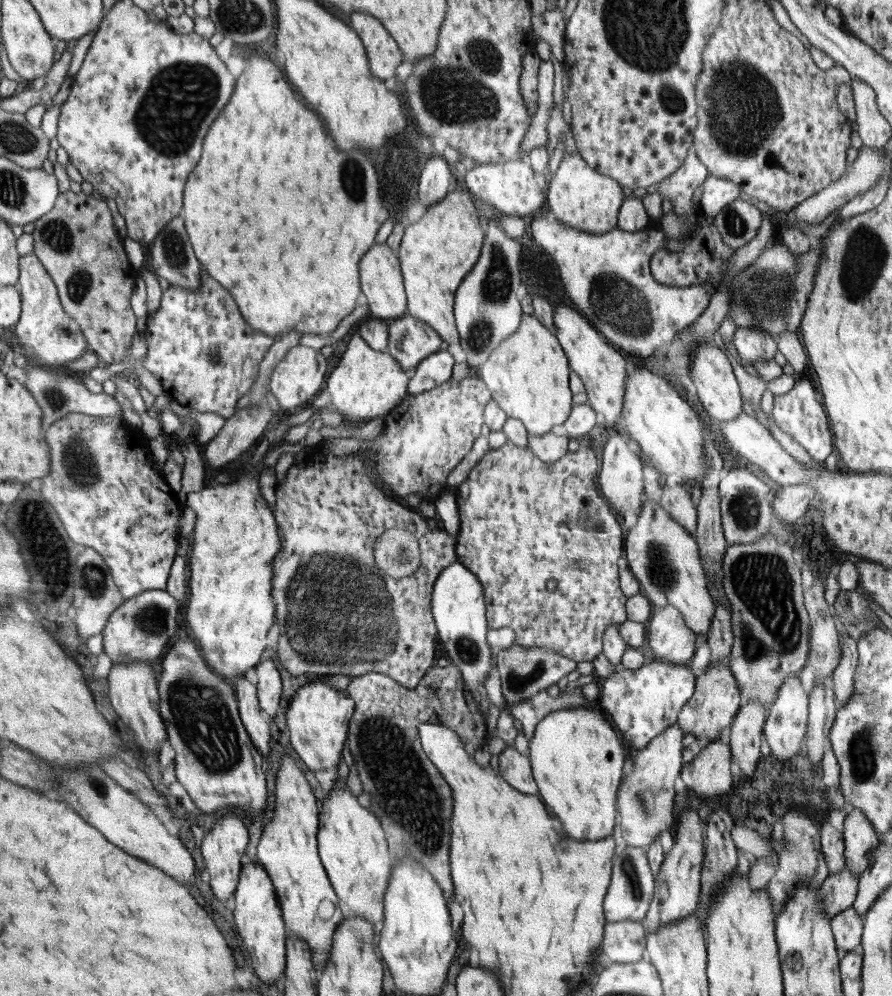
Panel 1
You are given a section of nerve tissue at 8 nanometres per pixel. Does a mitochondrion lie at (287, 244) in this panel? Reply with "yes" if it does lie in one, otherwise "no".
no

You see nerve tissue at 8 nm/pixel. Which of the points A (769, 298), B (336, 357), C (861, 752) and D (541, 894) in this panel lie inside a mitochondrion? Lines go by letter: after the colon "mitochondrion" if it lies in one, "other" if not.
A: mitochondrion
B: other
C: mitochondrion
D: other

